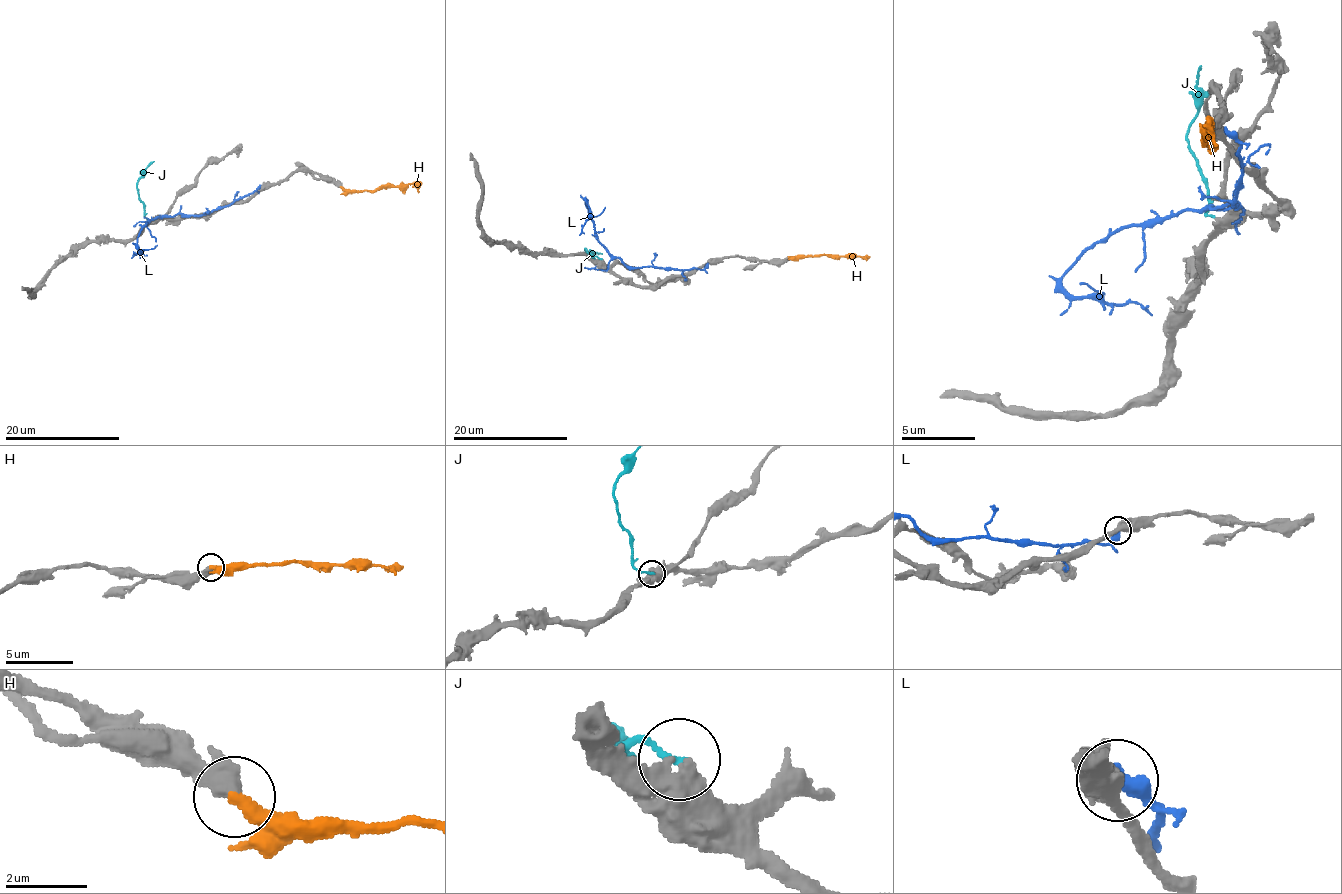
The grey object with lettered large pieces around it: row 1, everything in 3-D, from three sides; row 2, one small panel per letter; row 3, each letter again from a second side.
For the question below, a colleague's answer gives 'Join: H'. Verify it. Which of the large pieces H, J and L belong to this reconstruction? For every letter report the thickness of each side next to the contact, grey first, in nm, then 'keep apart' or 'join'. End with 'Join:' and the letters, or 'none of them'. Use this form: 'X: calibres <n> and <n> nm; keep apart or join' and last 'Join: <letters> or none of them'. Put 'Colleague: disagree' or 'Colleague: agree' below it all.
H: calibres 500 and 360 nm; join
J: calibres 550 and 160 nm; keep apart
L: calibres 480 and 440 nm; keep apart
Join: H
Colleague: agree

